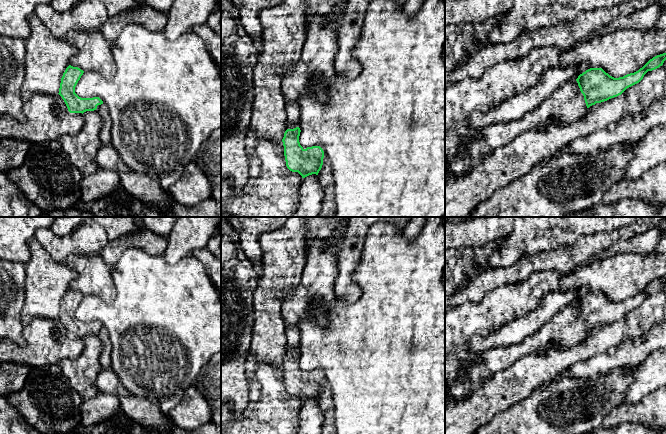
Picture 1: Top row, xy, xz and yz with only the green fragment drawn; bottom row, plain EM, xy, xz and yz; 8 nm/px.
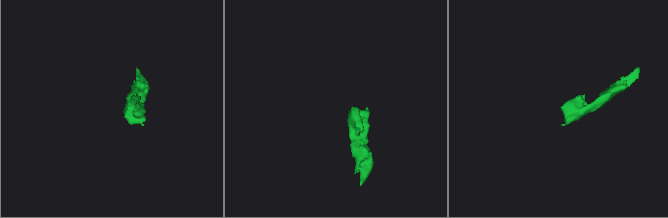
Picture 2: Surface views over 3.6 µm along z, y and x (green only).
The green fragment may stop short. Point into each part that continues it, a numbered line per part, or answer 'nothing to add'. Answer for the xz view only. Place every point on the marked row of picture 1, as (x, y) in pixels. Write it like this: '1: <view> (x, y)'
1: xz (292, 108)

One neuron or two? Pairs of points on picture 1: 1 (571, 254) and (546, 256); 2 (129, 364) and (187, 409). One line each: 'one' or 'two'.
1: one
2: two

